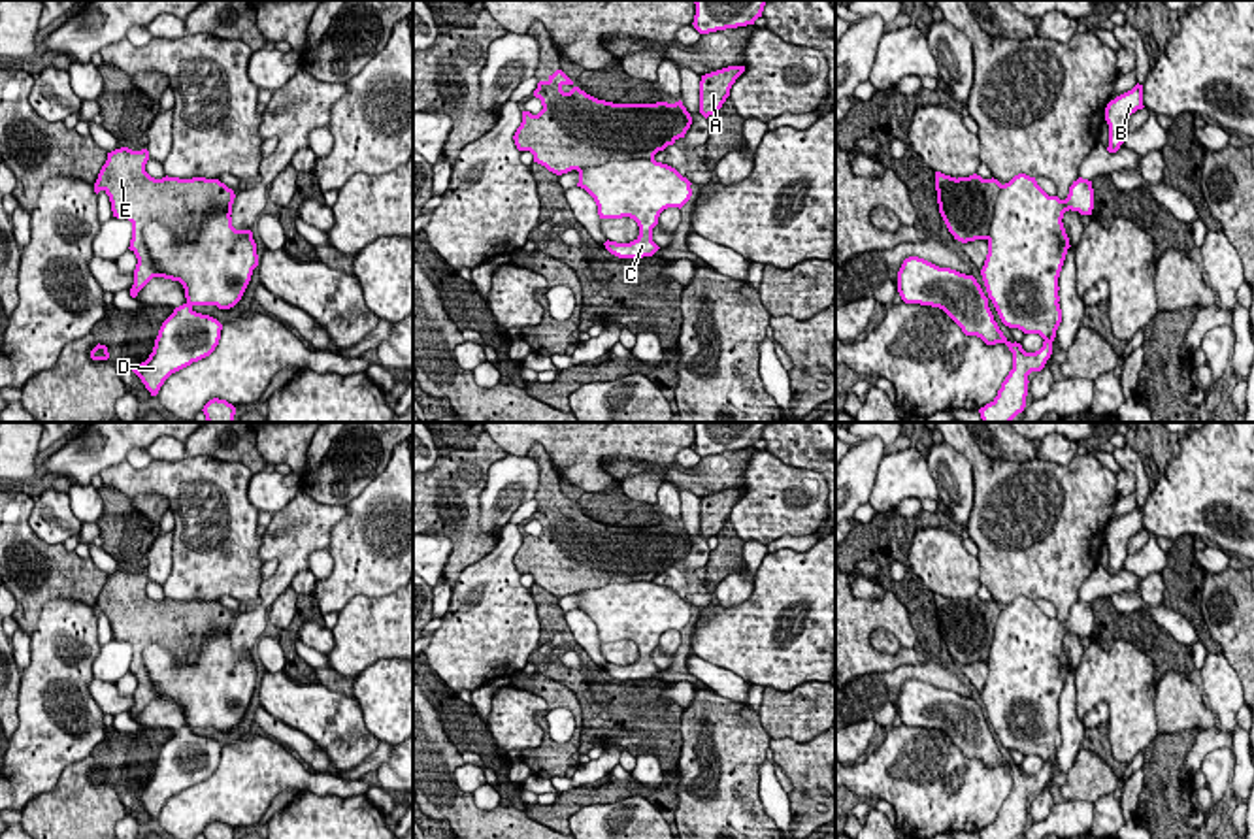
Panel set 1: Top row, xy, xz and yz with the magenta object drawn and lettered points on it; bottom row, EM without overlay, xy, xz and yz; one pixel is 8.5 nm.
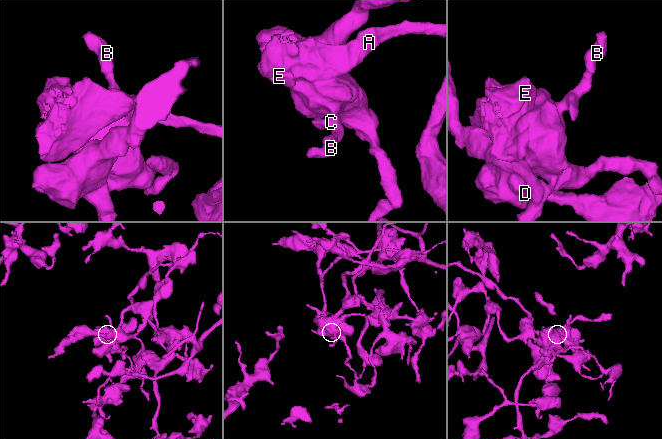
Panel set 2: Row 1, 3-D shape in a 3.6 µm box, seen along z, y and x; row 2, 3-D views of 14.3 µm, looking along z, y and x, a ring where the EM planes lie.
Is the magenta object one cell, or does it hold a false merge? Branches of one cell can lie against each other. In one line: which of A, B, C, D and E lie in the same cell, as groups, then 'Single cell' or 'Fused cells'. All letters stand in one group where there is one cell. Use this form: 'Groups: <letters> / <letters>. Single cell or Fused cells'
Groups: A E / B C D. Fused cells

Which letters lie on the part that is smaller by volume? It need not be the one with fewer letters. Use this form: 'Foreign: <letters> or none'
Foreign: A, E

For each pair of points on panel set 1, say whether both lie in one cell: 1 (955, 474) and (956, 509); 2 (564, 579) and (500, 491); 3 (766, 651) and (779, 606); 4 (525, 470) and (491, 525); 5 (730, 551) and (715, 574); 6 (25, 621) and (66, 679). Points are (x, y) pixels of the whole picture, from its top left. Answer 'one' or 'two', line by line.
1: one
2: two
3: one
4: one
5: one
6: two

